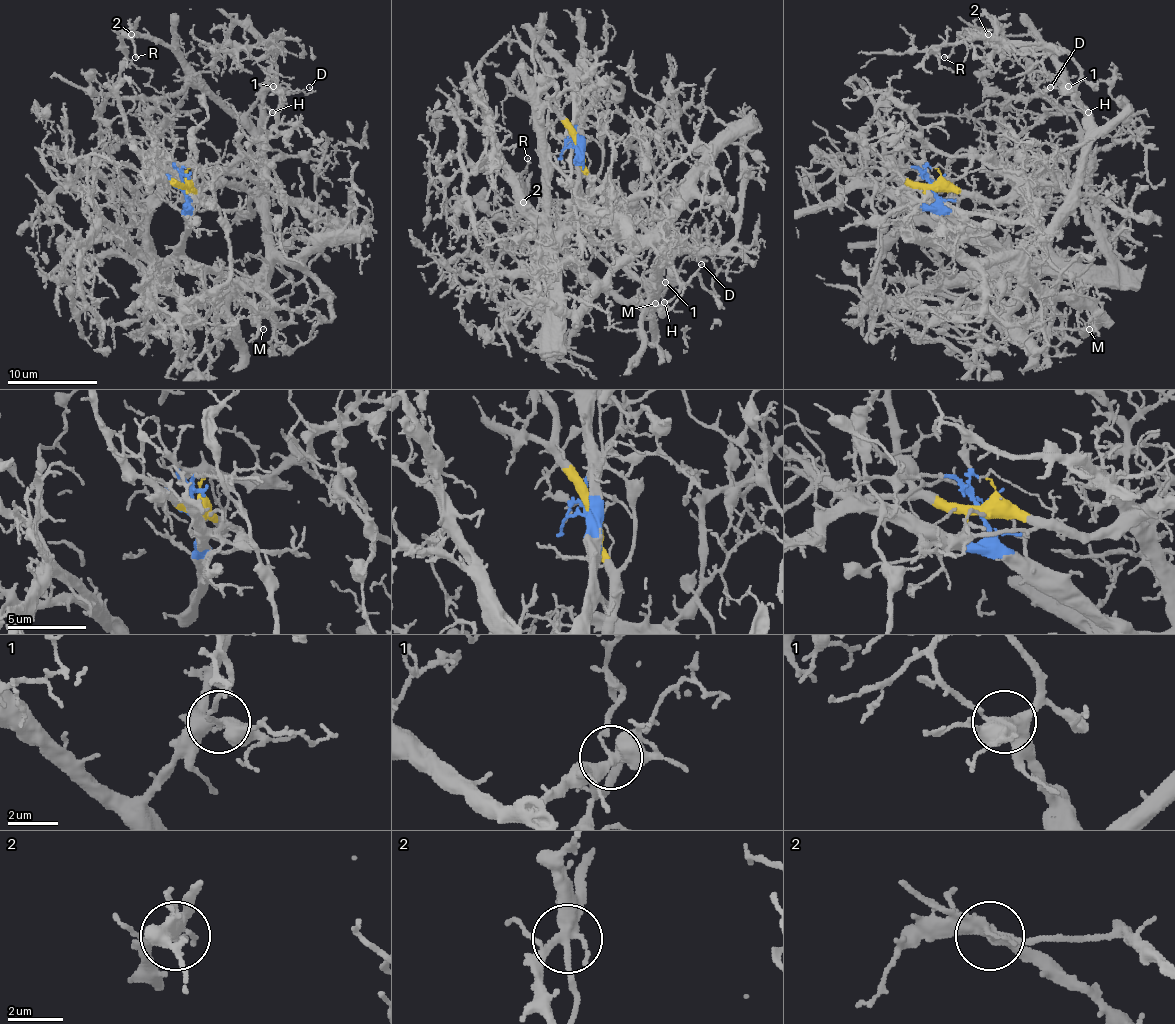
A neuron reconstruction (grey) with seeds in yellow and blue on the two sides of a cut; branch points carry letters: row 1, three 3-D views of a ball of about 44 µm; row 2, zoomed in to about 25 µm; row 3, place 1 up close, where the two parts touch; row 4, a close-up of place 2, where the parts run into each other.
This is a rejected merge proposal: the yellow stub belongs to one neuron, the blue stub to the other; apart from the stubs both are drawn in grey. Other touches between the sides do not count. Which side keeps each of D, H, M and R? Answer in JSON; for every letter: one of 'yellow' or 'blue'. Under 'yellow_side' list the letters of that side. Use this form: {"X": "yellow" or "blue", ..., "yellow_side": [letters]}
{"D": "yellow", "H": "yellow", "M": "yellow", "R": "yellow", "yellow_side": ["D", "H", "M", "R"]}

